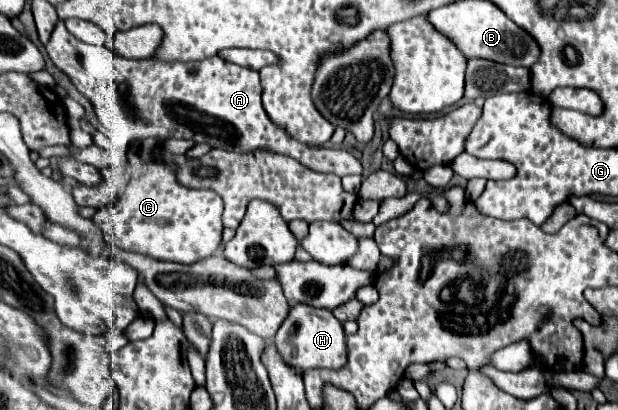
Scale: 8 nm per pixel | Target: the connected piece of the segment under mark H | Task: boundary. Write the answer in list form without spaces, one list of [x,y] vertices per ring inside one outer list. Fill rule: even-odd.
[[[296,304],[290,308],[288,318],[282,322],[274,346],[282,360],[304,374],[310,368],[342,368],[348,362],[348,348],[346,348],[346,334],[342,322],[326,308],[312,308],[308,304]]]

